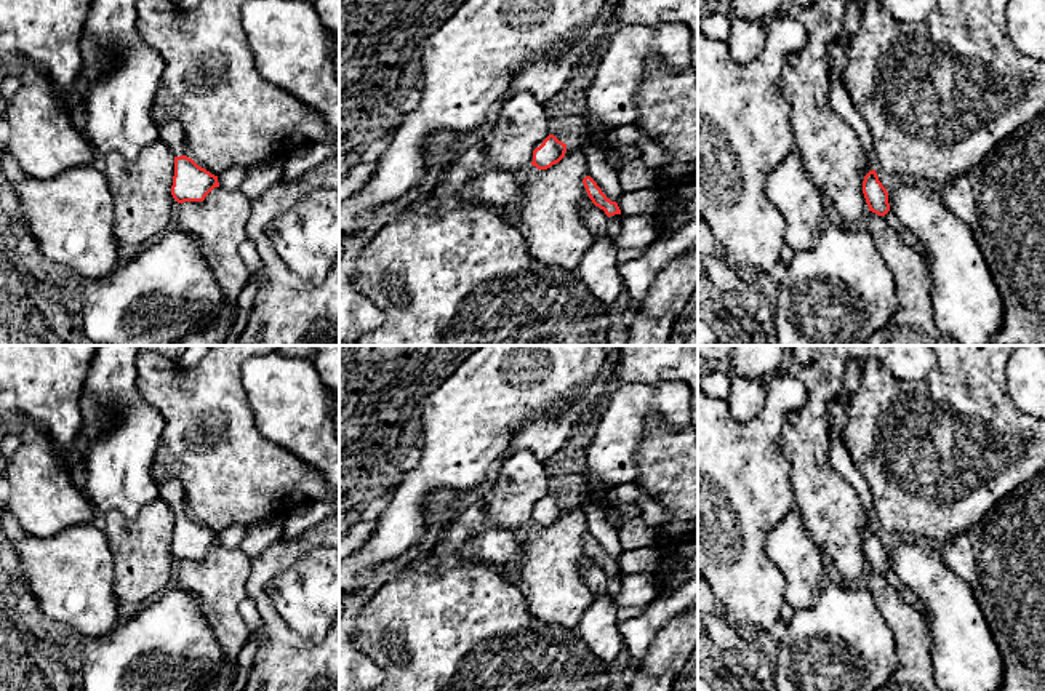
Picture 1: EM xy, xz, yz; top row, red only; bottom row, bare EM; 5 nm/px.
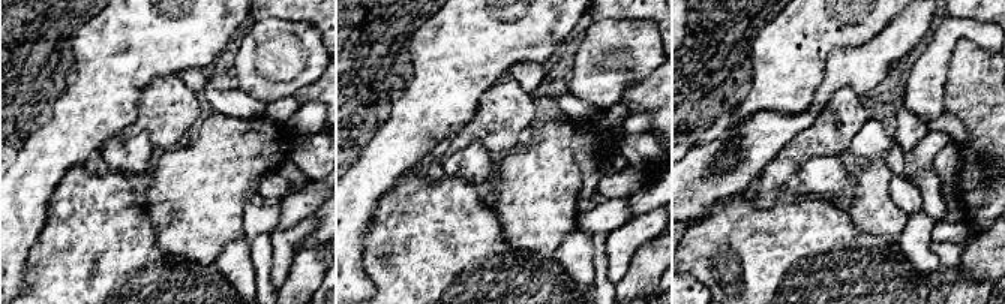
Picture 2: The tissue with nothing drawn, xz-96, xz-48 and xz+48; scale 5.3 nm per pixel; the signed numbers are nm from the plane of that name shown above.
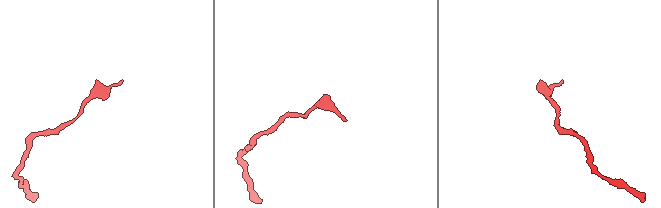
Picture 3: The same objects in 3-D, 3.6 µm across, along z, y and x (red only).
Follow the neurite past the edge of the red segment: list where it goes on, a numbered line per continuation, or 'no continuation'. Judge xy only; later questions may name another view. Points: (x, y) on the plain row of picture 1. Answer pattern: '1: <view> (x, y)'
1: xy (173, 493)

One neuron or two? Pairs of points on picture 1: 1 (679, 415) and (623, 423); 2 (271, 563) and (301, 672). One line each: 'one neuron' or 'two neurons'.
1: one neuron
2: one neuron

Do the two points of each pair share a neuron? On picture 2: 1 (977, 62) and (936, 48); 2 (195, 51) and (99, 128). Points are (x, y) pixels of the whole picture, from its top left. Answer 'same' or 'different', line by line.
1: different
2: same

